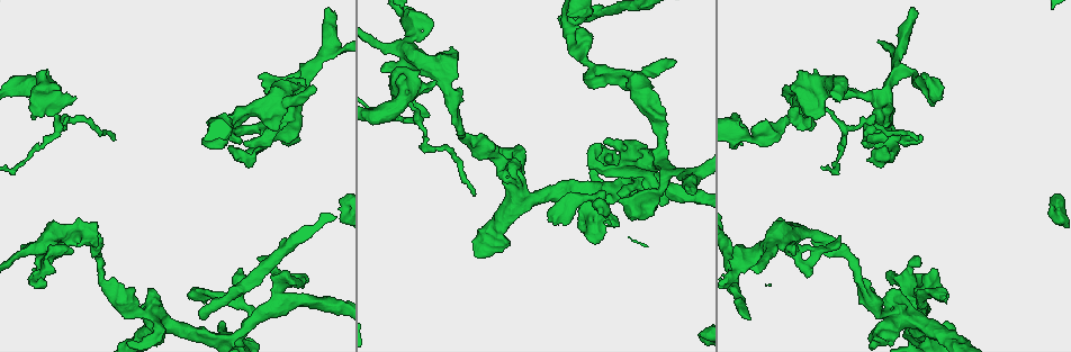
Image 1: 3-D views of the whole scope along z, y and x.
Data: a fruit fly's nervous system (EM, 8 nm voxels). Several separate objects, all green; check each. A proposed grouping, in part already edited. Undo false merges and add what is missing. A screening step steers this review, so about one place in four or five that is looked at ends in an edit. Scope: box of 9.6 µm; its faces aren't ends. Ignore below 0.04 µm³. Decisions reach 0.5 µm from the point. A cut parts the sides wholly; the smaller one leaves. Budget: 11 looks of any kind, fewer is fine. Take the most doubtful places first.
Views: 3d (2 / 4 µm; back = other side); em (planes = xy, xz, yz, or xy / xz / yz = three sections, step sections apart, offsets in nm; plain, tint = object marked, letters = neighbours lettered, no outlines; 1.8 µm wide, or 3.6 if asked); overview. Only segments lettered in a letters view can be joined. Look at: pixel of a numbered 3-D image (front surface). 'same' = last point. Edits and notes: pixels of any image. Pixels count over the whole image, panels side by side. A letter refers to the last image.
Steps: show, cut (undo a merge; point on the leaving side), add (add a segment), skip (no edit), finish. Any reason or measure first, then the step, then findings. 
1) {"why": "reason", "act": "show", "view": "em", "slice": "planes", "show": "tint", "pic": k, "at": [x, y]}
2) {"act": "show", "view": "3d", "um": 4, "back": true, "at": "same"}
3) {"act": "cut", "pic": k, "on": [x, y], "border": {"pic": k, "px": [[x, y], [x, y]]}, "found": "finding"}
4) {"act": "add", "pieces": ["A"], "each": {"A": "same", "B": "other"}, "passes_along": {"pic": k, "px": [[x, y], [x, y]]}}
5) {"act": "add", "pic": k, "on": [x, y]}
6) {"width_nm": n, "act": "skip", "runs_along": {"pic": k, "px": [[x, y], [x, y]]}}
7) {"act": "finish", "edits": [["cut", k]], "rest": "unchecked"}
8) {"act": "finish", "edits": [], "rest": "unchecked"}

{"why": "free end", "act": "show", "view": "em", "slice": "yz", "step": 4, "show": "tint", "pic": 1, "at": [315, 92]}

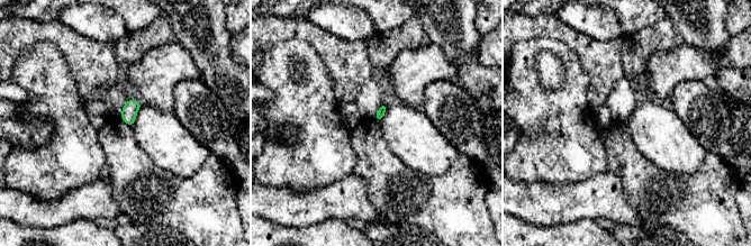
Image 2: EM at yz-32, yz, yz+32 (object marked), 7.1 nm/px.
{"why": "another direction", "act": "show", "view": "em", "slice": "xy", "step": 8, "show": "letters", "at": "same"}

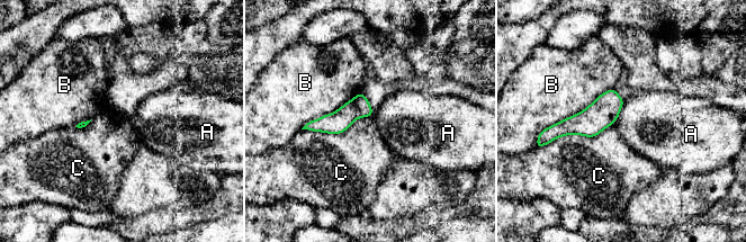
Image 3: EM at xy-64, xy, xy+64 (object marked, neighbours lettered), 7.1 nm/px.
{"width_nm": 160, "act": "skip", "each": {"A": "other", "B": "other", "C": "other"}, "border": {"pic": 3, "px": [[370, 115], [339, 133], [302, 130]]}, "found": "no lettered segment goes on from it"}

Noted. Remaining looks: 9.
{"why": "an open end", "act": "show", "view": "em", "slice": "xy", "step": 4, "show": "letters", "pic": 1, "at": [548, 221]}

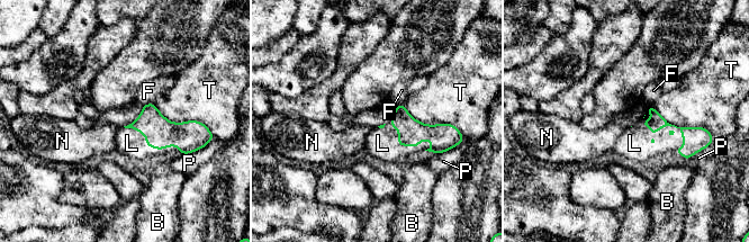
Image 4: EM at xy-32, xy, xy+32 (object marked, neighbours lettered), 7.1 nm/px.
{"act": "add", "pieces": ["L"], "each": {"B": "other", "F": "other", "L": "same", "N": "other", "P": "other", "T": "other"}, "passes_along": {"pic": 4, "px": [[692, 136], [658, 131], [634, 143]]}, "found": "it goes on there"}

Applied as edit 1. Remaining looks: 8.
{"why": "see it whole again", "act": "show", "view": "overview"}

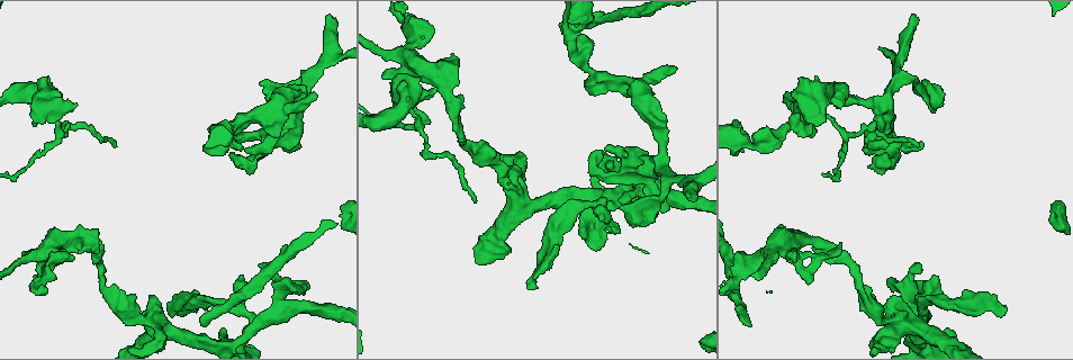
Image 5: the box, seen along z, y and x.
{"why": "an open end", "act": "show", "view": "3d", "um": 4, "pic": 5, "at": [74, 103]}

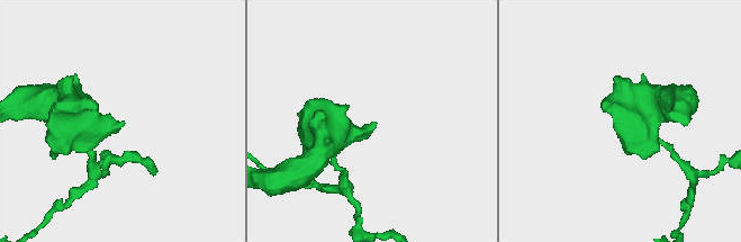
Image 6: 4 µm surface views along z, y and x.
{"why": "shape alone is not enough", "act": "show", "view": "em", "slice": "xz", "step": 8, "show": "plain", "pic": 6, "at": [373, 122]}

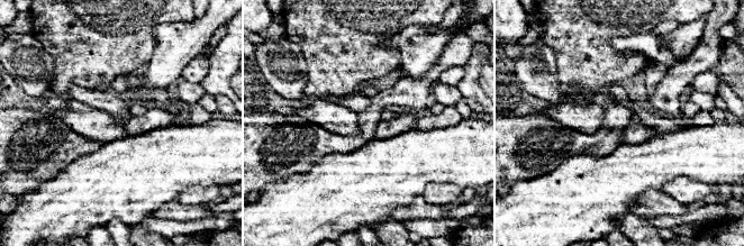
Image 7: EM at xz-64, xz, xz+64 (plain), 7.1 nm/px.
{"why": "what lies round it", "act": "show", "view": "em", "slice": "xz", "step": 8, "show": "letters", "at": "same"}

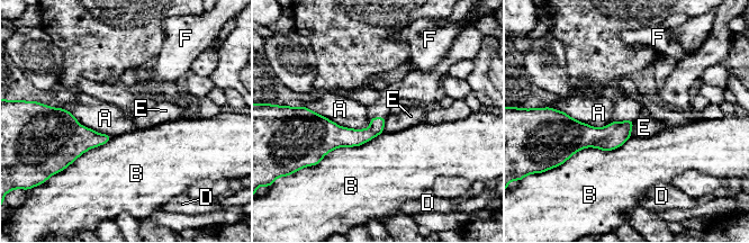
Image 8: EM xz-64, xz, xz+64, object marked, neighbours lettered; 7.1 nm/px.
{"longest_contact_nm": ["B", 550], "act": "skip", "each": {"A": "other", "B": "other", "D": "other", "E": "other", "F": "other"}, "border": {"pic": 8, "px": [[305, 107], [341, 126], [370, 126]]}, "found": "none of them fits"}

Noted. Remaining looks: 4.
{"why": "thick turns thin", "act": "show", "view": "em", "slice": "planes", "show": "letters", "pic": 5, "at": [759, 146]}

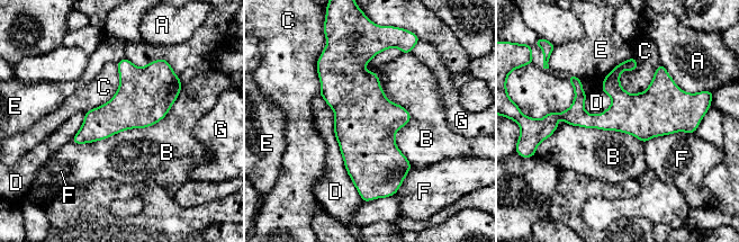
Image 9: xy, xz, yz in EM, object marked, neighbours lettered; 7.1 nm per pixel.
{"act": "skip", "each": {"A": "other", "B": "other", "C": "other", "D": "other", "E": "other", "F": "other", "G": "other"}, "border": {"pic": 9, "px": [[182, 86], [153, 124], [71, 141]]}, "found": "one neuron here"}

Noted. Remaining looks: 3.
{"act": "finish", "edits": [["add", 4]], "rest": "unchecked"}

